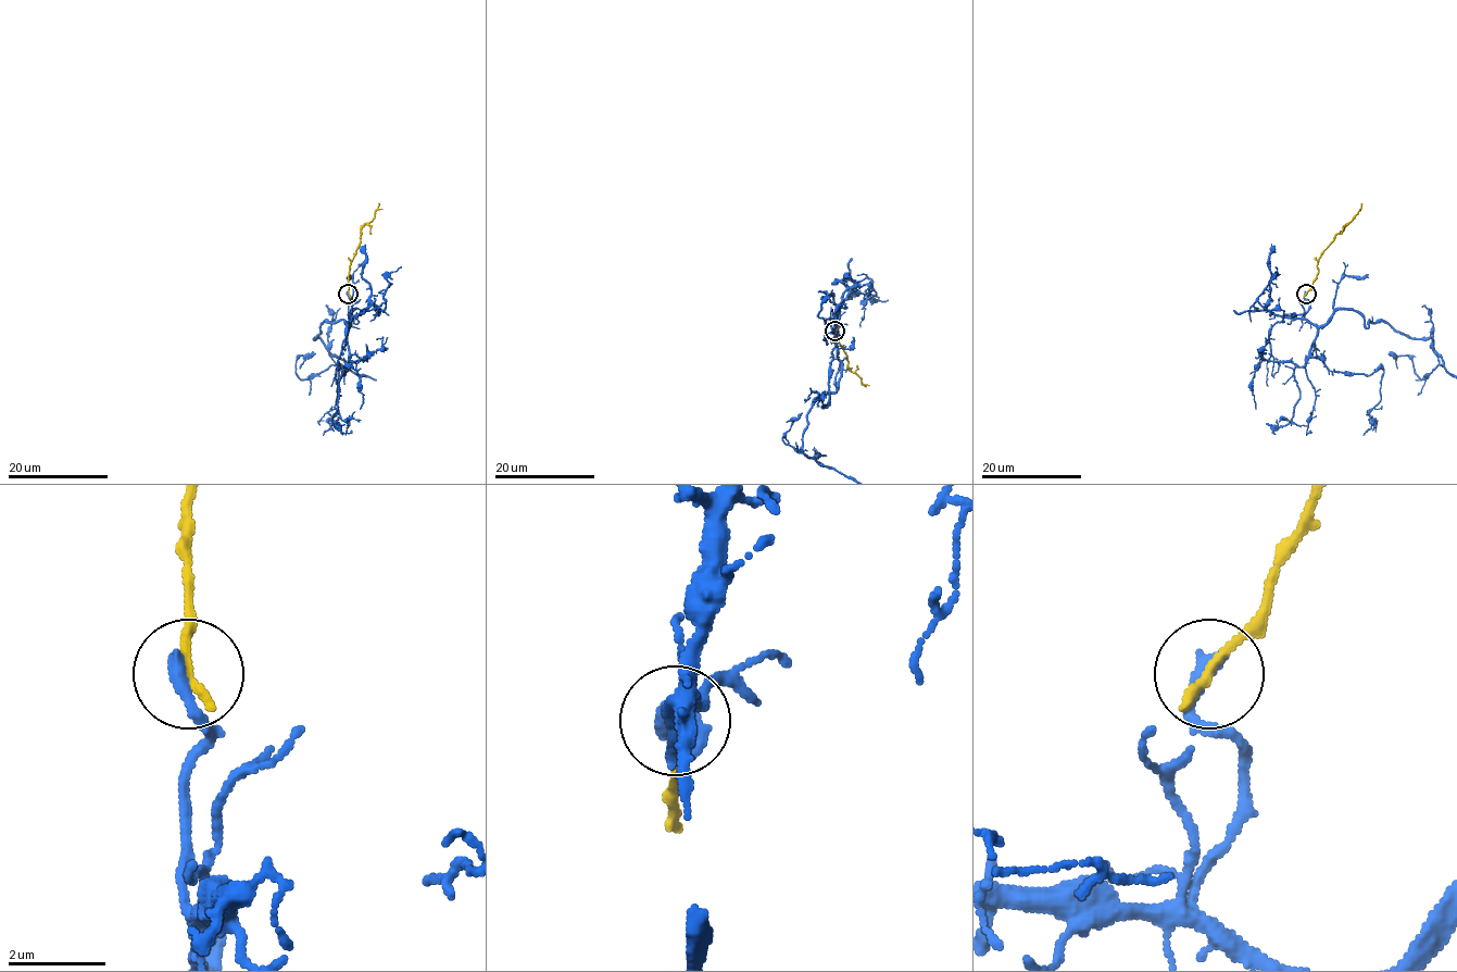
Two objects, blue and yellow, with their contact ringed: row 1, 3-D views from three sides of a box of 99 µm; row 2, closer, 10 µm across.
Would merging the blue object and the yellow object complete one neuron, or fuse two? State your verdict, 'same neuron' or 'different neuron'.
different neuron

